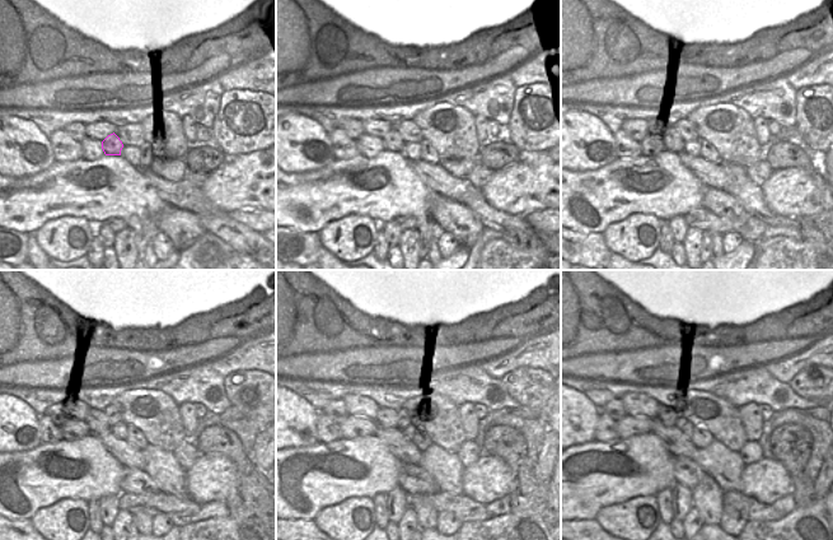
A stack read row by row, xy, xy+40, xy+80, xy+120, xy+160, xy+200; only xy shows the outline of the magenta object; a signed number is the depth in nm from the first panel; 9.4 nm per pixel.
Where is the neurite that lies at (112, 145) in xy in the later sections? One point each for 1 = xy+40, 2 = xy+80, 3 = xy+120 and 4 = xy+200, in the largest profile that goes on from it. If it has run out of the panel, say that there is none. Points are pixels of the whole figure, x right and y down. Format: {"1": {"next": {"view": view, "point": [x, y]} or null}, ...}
{"1": {"next": {"view": "xy+40", "point": [392, 140]}}, "2": {"next": {"view": "xy+80", "point": [673, 142]}}, "3": {"next": {"view": "xy+120", "point": [98, 426]}}, "4": {"next": {"view": "xy+200", "point": [668, 417]}}}

